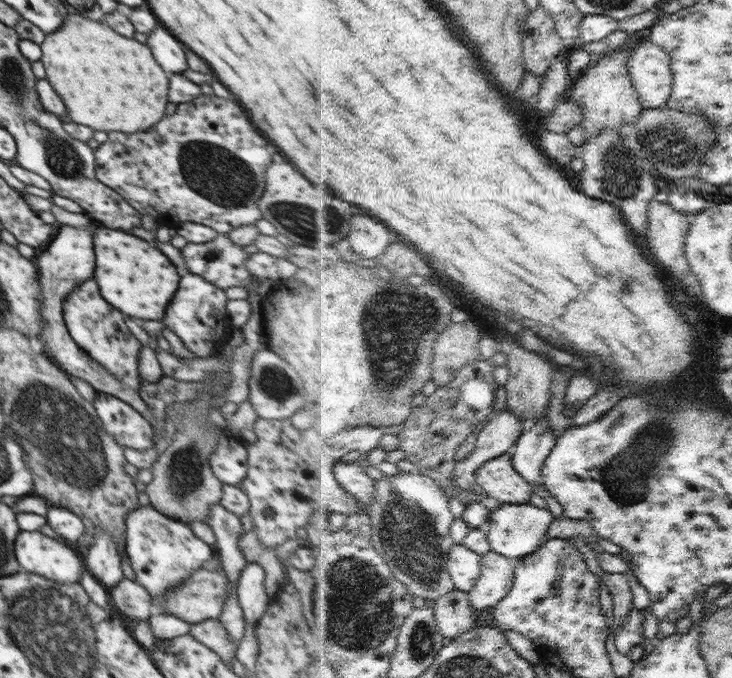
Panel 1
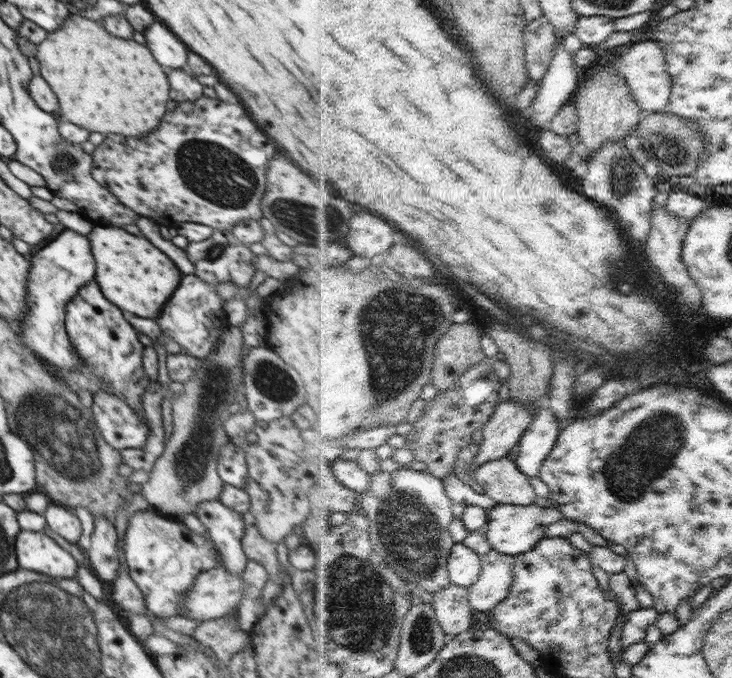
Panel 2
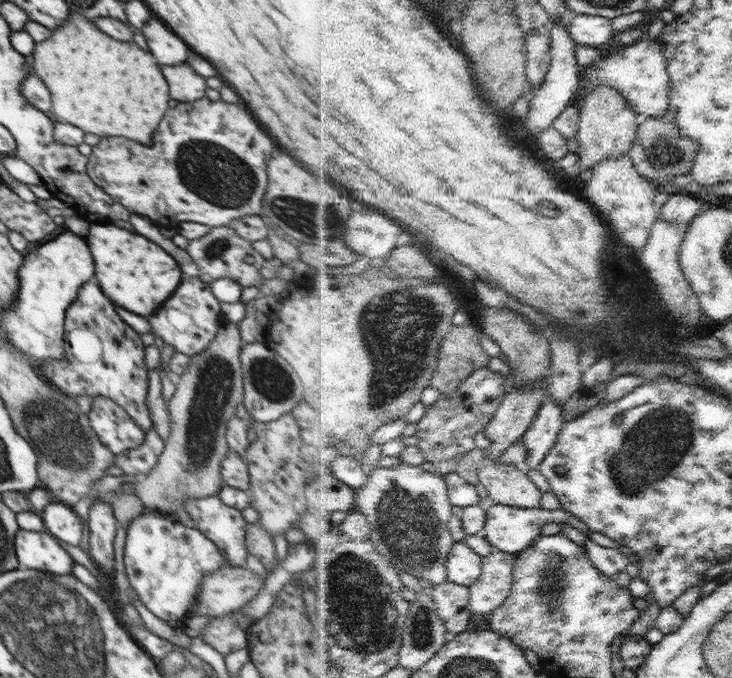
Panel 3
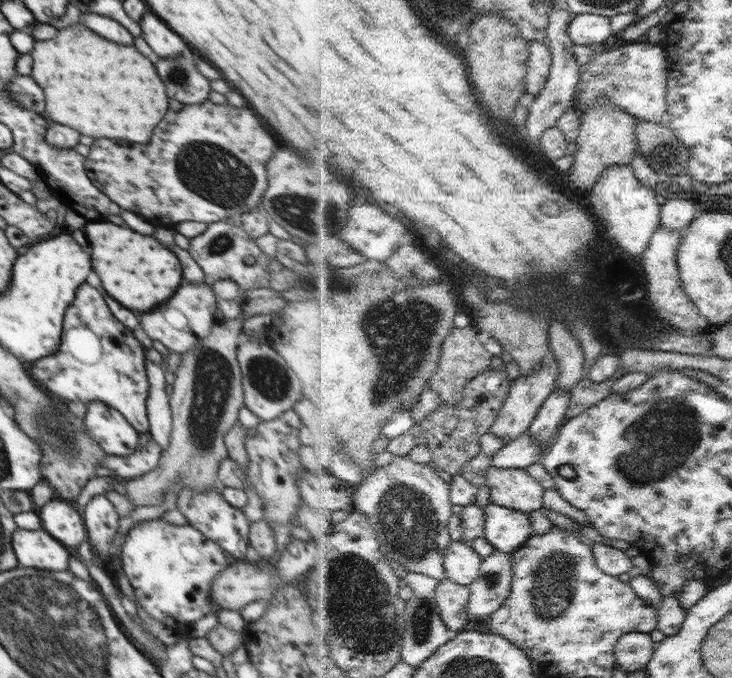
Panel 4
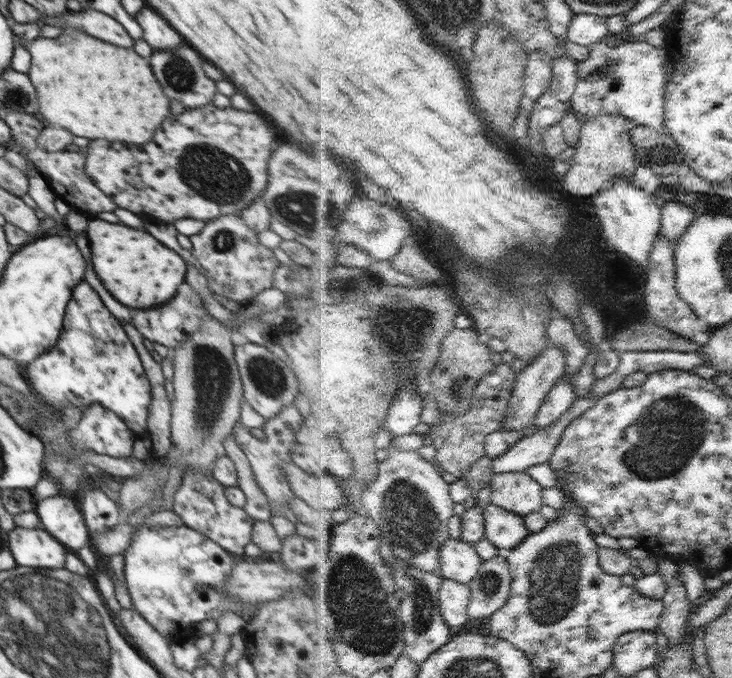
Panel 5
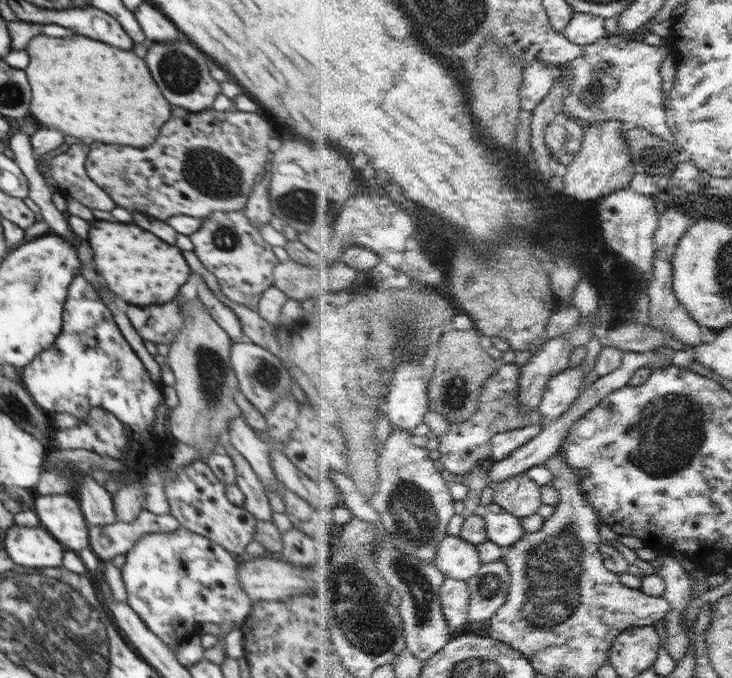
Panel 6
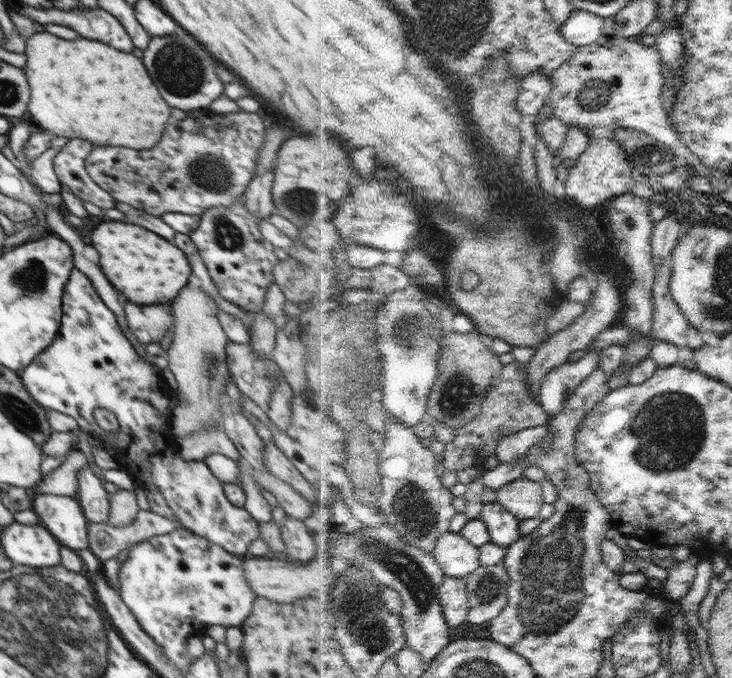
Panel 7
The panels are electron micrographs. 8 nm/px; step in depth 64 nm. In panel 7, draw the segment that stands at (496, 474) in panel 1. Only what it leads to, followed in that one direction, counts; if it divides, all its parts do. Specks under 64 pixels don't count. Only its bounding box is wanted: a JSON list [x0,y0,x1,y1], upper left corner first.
[496,477,546,520]

